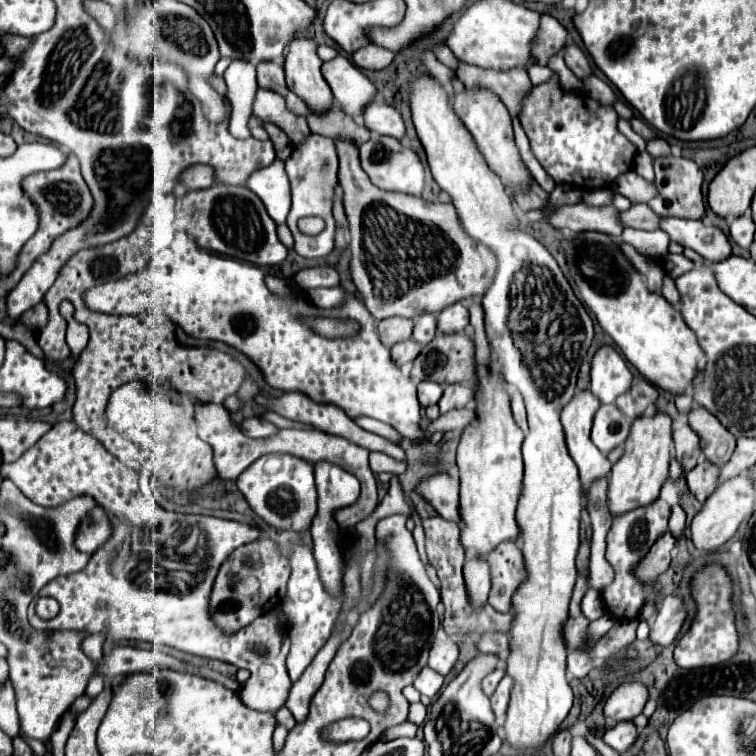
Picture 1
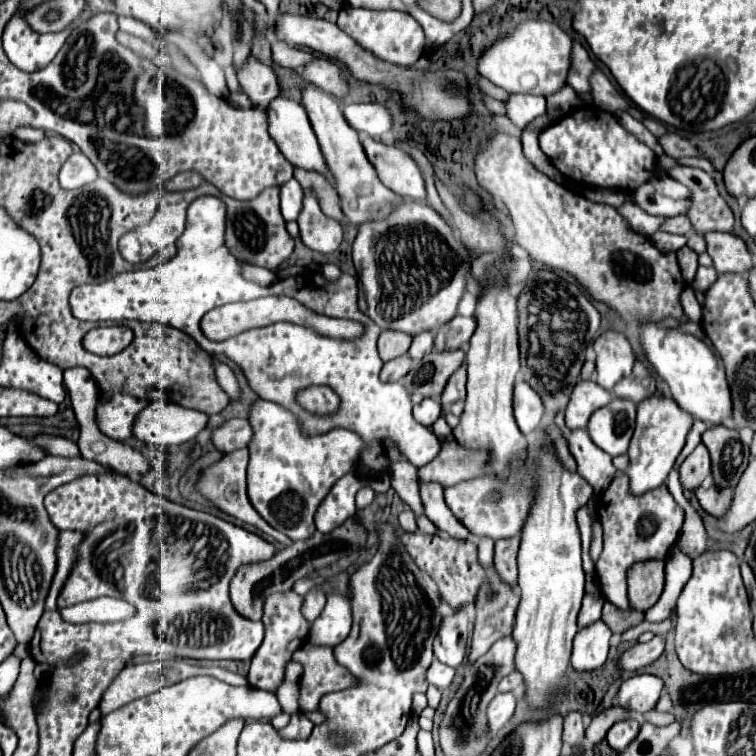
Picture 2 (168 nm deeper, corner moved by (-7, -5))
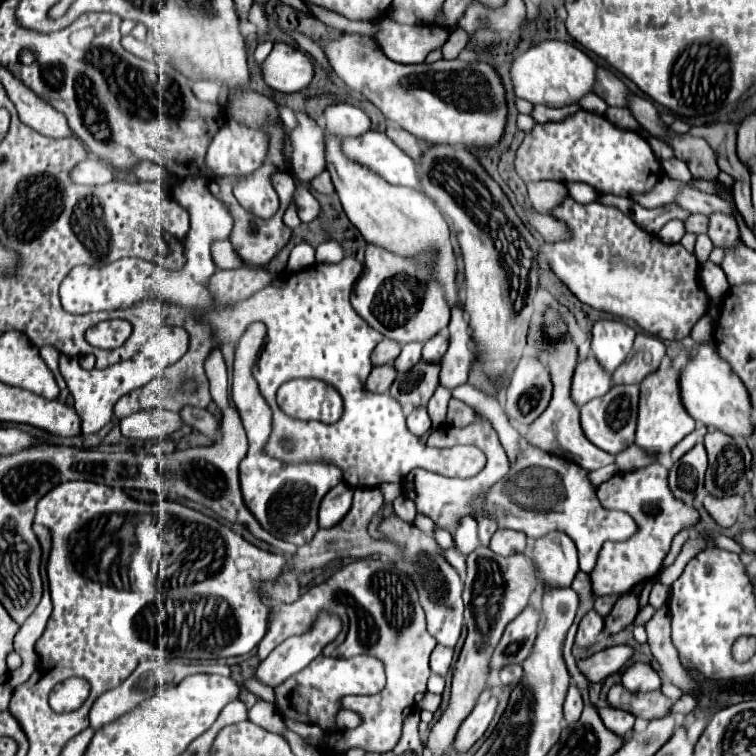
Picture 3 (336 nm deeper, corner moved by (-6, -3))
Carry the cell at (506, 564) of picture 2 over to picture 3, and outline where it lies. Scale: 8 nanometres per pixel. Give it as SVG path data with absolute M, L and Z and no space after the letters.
M499 529L489 543L489 549L497 555L513 555L525 551L525 533L513 531L513 529Z

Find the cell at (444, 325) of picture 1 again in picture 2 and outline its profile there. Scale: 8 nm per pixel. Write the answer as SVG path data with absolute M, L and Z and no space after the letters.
M456 315L452 321L448 321L446 325L442 325L436 333L434 345L438 351L452 351L452 349L460 349L464 343L470 341L472 333L476 327L476 319L474 317L462 317Z

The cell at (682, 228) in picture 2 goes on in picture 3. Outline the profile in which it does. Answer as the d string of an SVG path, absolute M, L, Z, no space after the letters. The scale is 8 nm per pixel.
M691 215L691 217L685 221L685 227L687 227L687 231L691 231L691 233L707 233L709 217L707 217L707 215Z

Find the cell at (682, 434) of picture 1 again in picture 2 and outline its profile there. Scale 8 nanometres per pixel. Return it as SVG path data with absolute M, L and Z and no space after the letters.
M700 443L680 465L680 477L682 485L690 491L694 491L702 481L710 475L710 455L708 449Z

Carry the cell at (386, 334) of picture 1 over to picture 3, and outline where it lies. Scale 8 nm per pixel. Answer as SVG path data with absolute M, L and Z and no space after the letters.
M383 339L375 349L373 349L373 355L371 355L371 363L373 365L387 365L387 363L393 363L397 359L401 351L401 345L395 343L395 341L389 341L389 339Z

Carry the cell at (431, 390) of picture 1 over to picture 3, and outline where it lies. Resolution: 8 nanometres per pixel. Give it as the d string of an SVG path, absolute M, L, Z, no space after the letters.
M419 407L419 409L413 409L407 417L407 427L413 435L417 437L423 437L425 433L429 433L431 429L431 419L427 415L427 409L425 407Z

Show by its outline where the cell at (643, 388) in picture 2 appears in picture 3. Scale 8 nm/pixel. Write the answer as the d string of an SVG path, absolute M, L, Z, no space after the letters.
M637 333L629 359L625 359L625 363L621 363L621 367L617 367L613 373L613 383L639 385L649 373L659 367L661 357L665 357L663 341L647 333Z

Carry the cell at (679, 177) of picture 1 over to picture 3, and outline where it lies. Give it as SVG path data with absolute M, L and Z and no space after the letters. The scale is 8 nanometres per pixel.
M713 213L709 215L709 233L711 241L715 243L715 247L737 247L737 243L741 243L741 233L737 227L737 221L729 215L721 215L721 213Z

